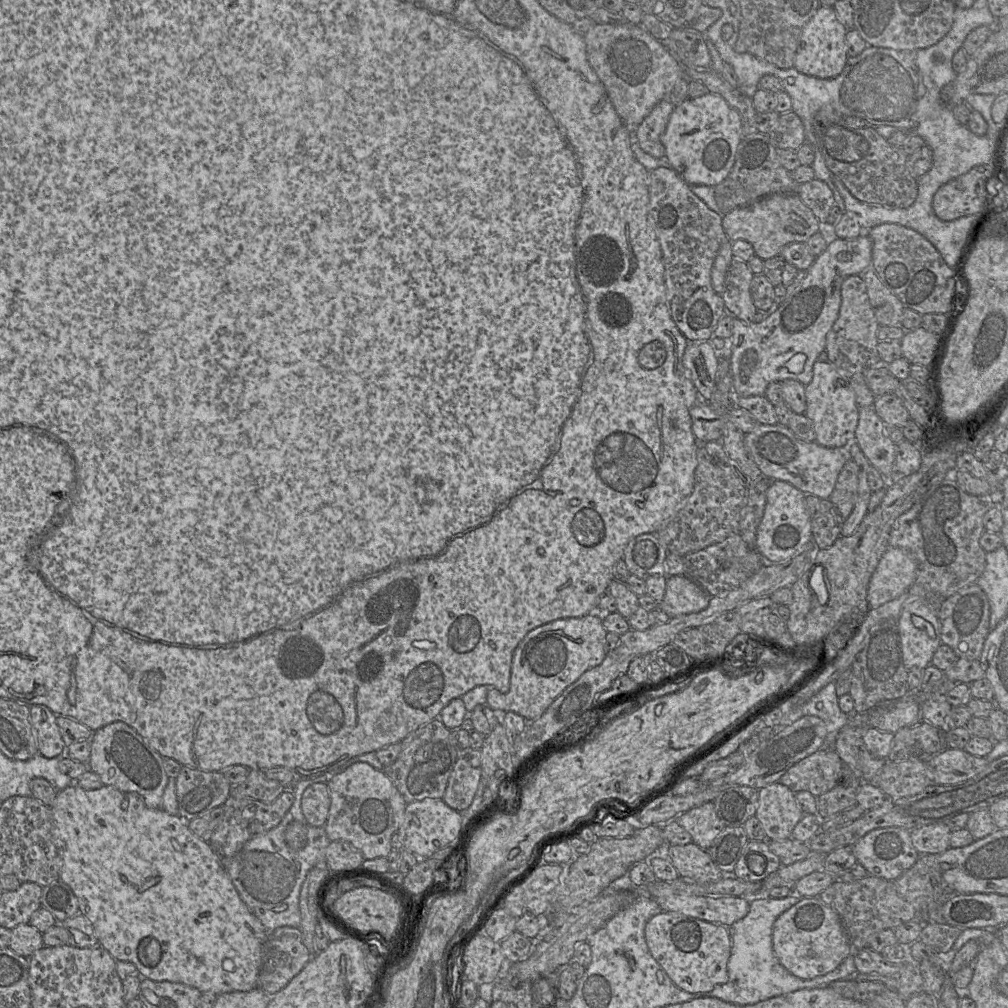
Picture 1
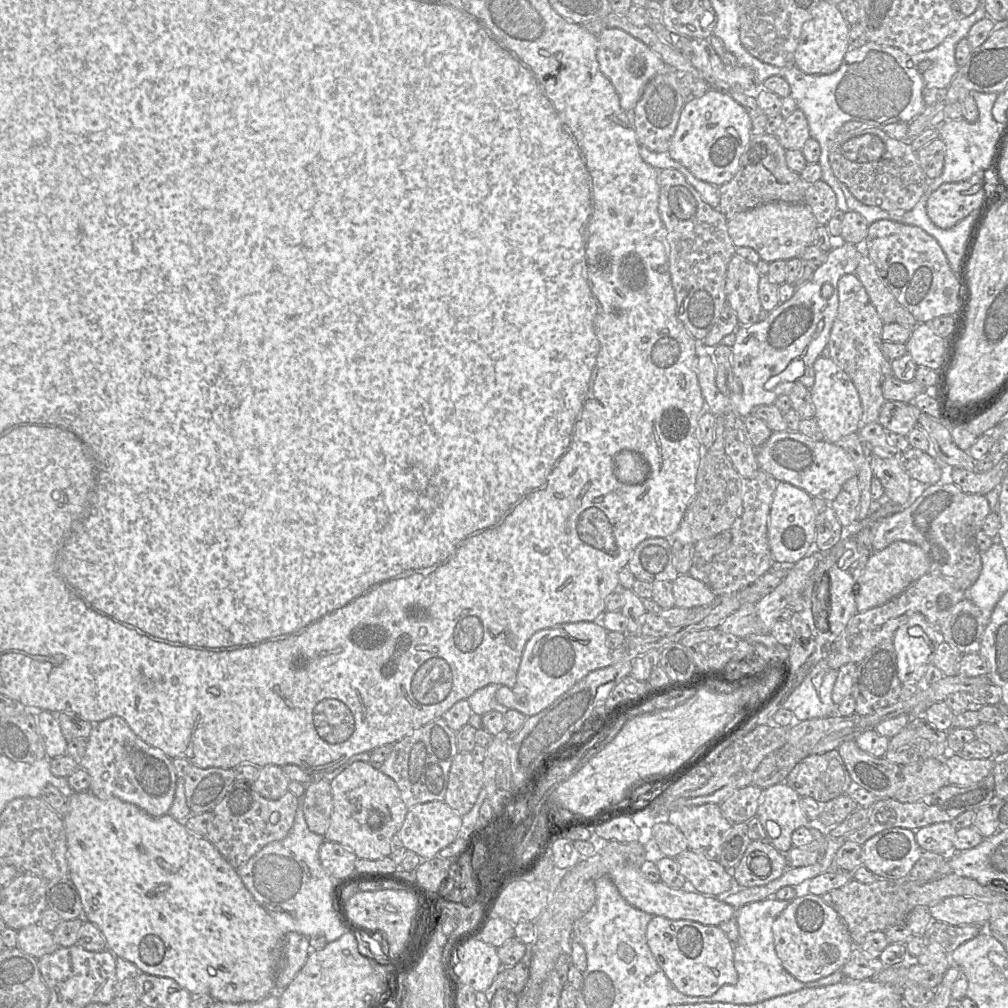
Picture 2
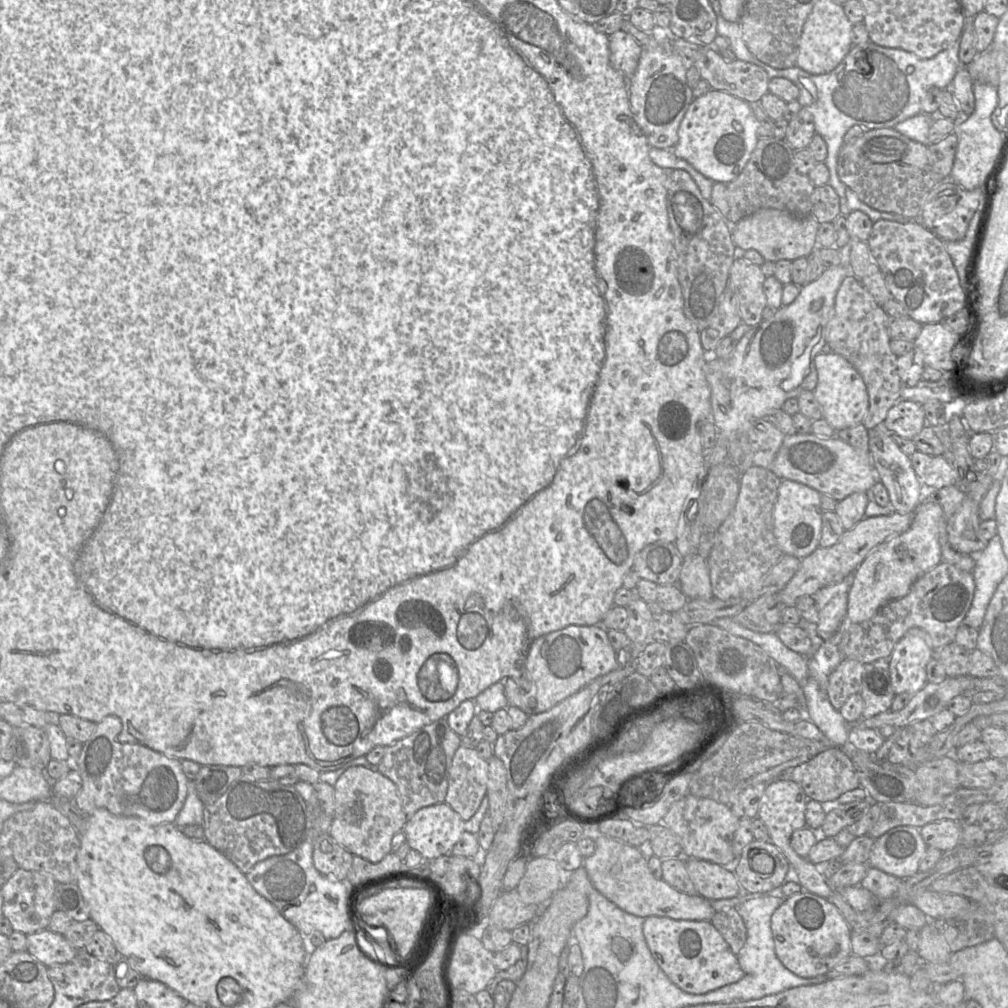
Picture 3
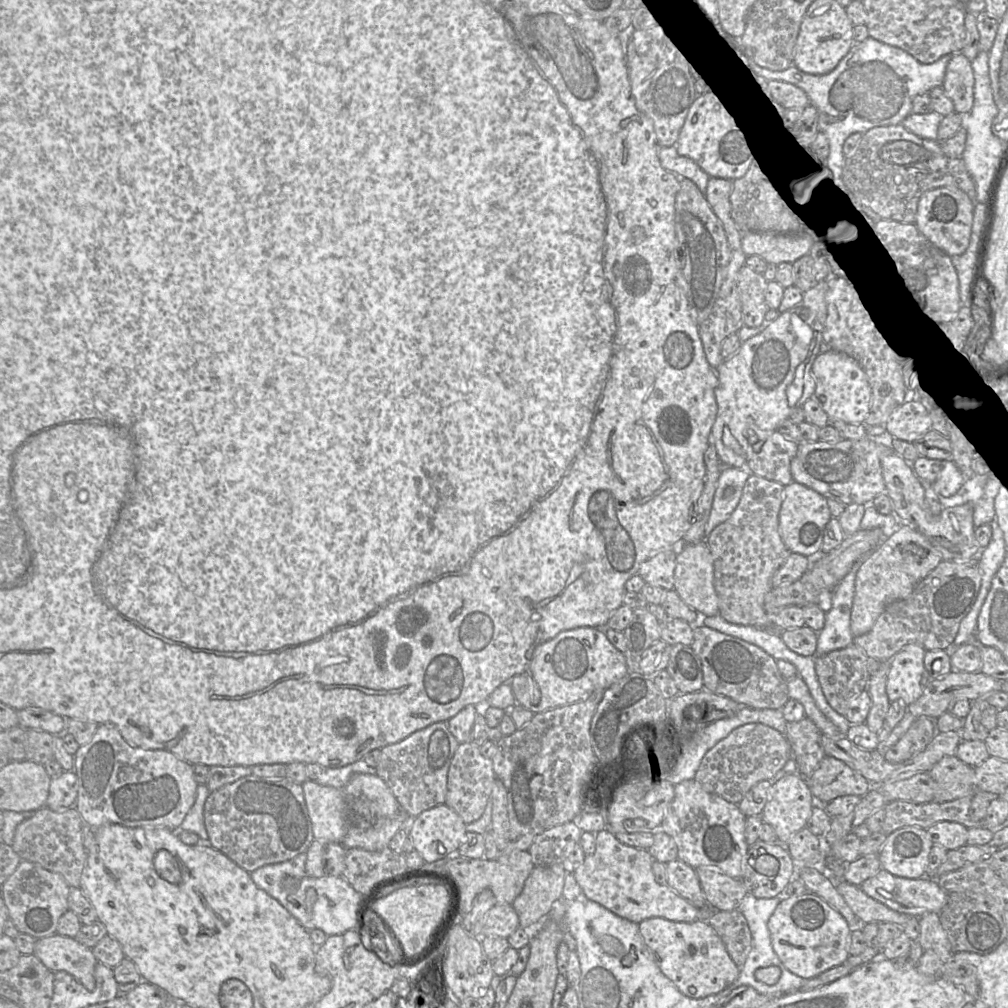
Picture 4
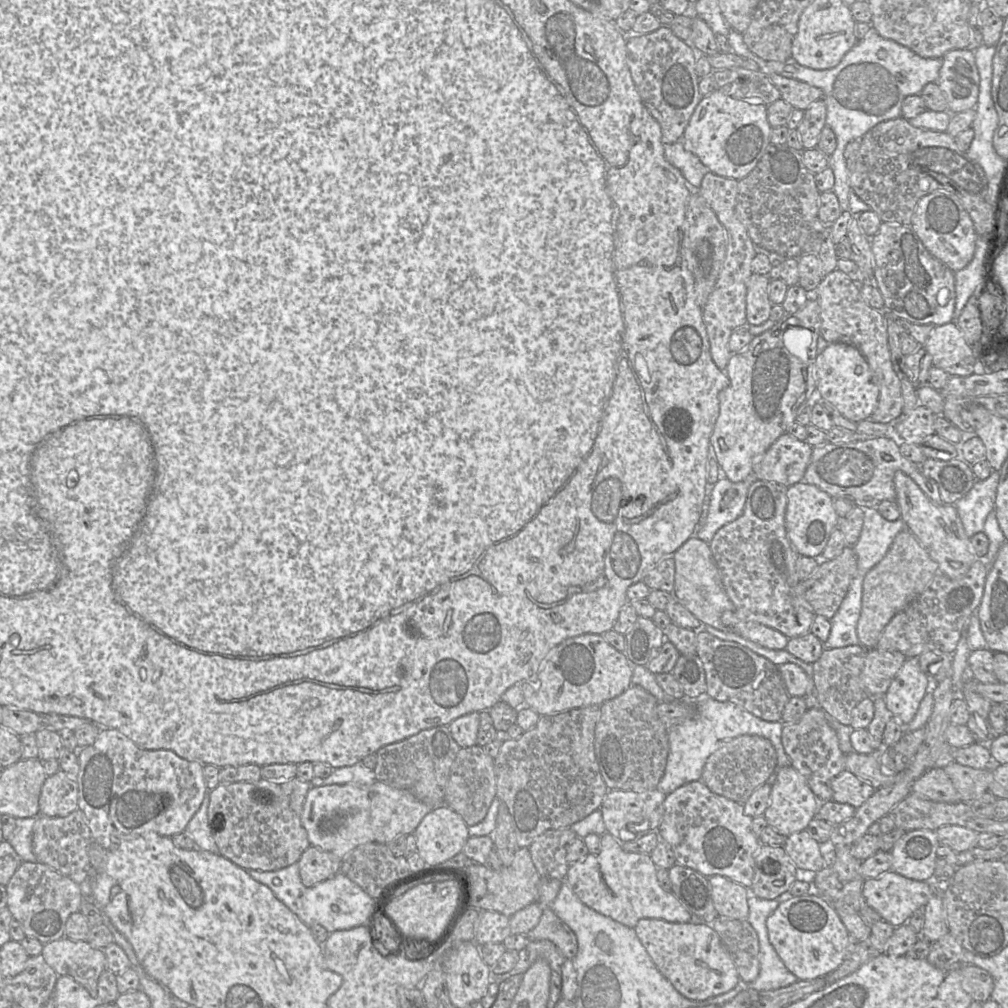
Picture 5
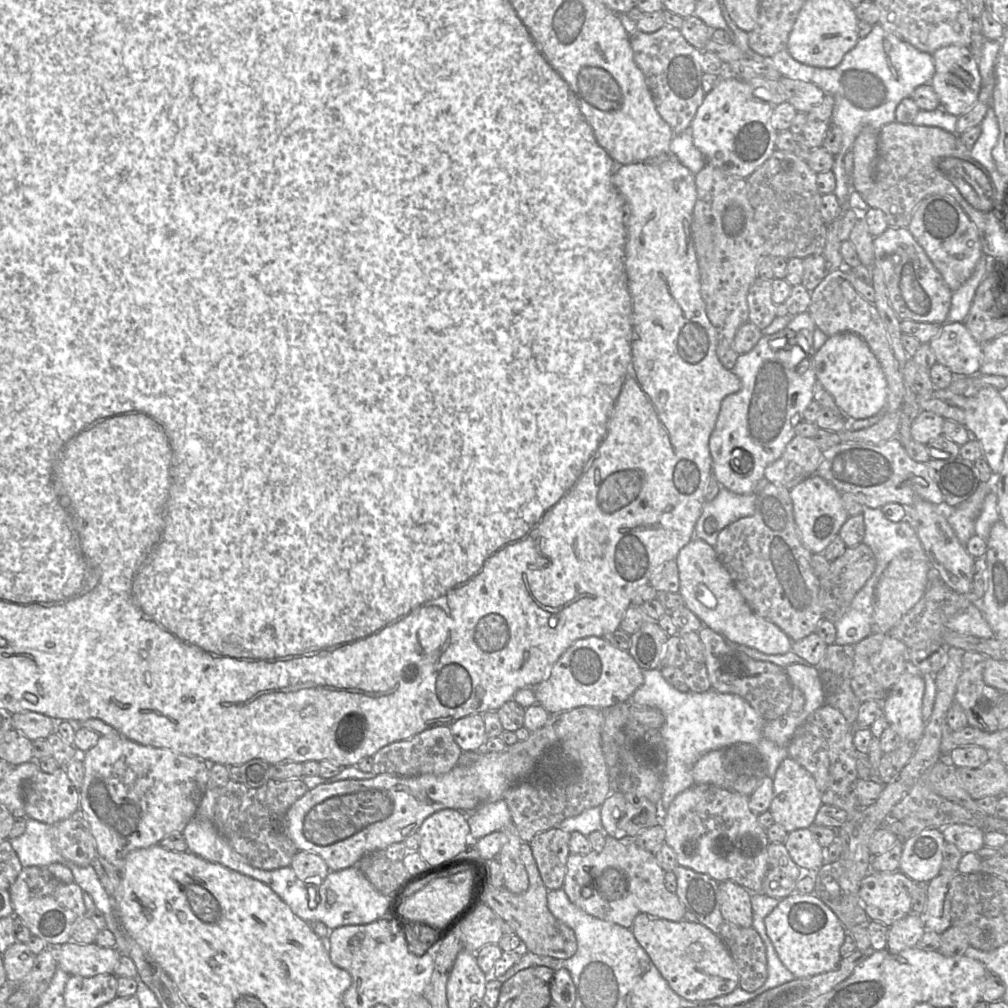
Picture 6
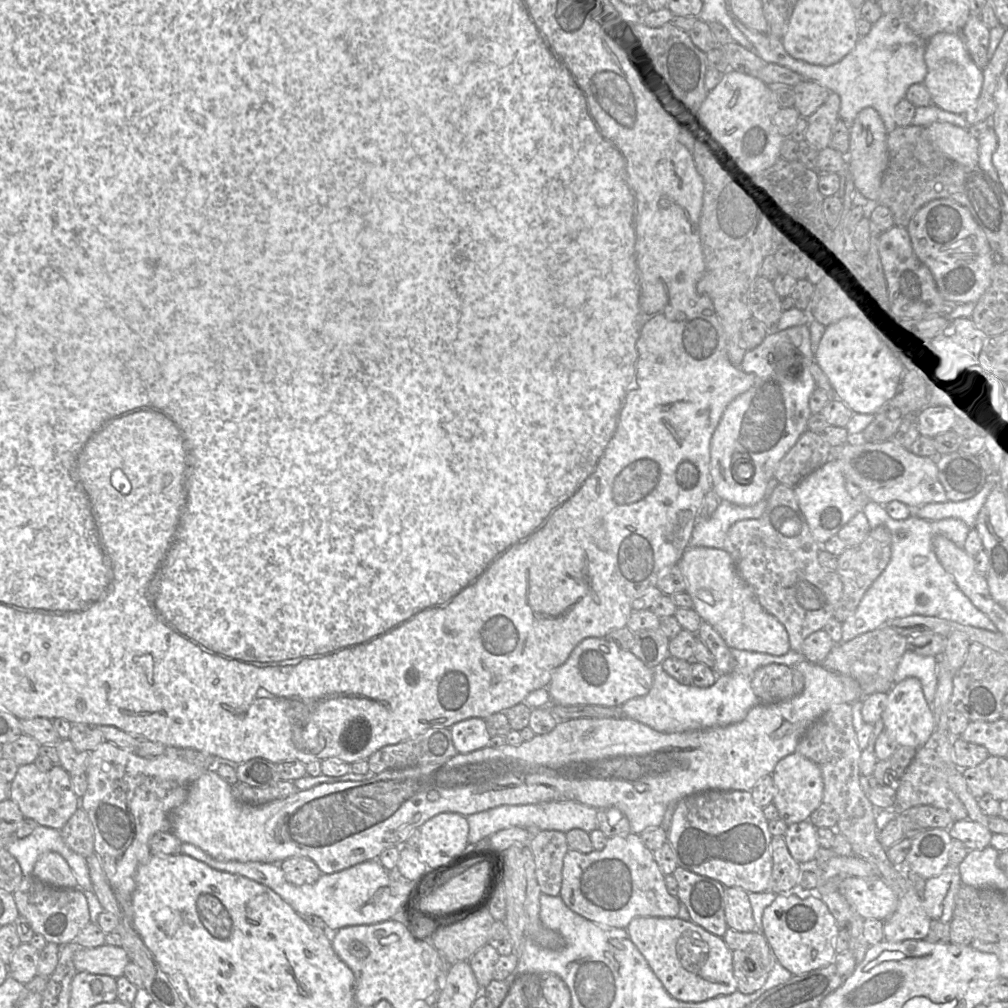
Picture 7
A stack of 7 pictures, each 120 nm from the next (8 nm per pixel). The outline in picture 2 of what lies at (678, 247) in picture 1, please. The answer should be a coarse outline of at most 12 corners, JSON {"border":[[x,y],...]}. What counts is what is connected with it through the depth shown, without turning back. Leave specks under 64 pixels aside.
{"border":[[658,170],[677,318],[703,340],[736,254],[728,219]]}

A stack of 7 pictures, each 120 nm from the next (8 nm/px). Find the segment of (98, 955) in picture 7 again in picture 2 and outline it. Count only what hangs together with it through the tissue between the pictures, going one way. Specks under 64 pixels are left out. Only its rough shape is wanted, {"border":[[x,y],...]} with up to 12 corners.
{"border":[[37,923],[18,930],[17,947],[39,959],[59,945]]}

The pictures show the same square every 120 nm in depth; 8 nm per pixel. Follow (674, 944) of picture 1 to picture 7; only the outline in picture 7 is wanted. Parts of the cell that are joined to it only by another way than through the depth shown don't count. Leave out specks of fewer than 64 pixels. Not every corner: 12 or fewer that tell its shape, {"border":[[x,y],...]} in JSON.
{"border":[[678,917],[626,930],[673,998],[738,990],[722,937]]}

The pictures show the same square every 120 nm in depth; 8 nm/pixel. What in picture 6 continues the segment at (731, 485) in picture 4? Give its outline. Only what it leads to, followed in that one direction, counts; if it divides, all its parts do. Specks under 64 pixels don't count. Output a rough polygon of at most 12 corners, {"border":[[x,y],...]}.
{"border":[[720,485],[694,538],[714,547],[723,528],[754,514],[756,496]]}

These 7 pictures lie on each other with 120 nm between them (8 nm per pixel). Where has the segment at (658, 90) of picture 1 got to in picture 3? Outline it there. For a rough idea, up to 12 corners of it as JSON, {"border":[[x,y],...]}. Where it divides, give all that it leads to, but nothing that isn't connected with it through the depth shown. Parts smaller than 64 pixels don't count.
{"border":[[621,29],[608,36],[611,65],[628,80],[642,46]]}

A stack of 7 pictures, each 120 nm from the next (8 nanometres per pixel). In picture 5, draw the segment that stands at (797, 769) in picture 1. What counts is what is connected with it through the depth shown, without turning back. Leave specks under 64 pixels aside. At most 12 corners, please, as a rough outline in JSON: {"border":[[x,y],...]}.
{"border":[[844,769],[831,781],[832,800],[856,809],[876,790]]}

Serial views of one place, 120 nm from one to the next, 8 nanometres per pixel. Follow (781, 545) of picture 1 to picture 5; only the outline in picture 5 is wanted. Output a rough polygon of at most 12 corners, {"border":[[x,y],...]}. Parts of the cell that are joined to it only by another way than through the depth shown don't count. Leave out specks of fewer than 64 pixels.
{"border":[[804,481],[787,488],[785,527],[799,555],[821,560],[841,518]]}

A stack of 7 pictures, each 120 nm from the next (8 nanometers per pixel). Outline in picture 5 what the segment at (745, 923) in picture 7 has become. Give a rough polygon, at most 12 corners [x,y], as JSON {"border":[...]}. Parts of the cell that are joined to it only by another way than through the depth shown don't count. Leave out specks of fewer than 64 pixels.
{"border":[[708,877],[718,916],[747,919],[749,888]]}

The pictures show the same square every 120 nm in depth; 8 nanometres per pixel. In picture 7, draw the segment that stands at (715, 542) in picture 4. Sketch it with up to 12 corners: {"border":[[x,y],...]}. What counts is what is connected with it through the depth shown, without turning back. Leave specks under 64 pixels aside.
{"border":[[793,488],[723,549],[790,650],[834,618],[843,583],[820,565]]}

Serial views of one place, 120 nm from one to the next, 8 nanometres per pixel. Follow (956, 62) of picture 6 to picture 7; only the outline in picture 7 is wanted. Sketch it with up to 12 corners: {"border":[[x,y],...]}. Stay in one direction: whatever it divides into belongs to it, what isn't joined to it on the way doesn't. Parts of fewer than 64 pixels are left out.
{"border":[[961,33],[927,41],[922,83],[932,103],[965,115],[984,75]]}

